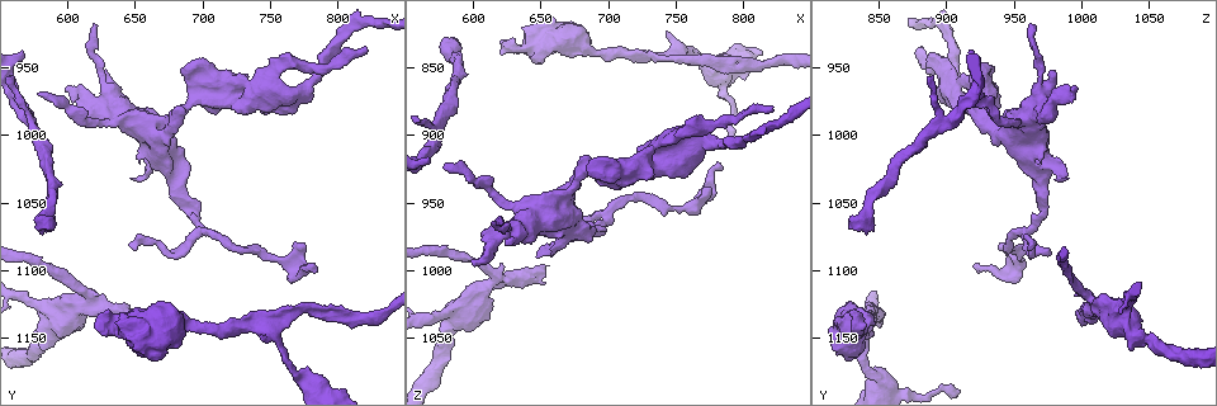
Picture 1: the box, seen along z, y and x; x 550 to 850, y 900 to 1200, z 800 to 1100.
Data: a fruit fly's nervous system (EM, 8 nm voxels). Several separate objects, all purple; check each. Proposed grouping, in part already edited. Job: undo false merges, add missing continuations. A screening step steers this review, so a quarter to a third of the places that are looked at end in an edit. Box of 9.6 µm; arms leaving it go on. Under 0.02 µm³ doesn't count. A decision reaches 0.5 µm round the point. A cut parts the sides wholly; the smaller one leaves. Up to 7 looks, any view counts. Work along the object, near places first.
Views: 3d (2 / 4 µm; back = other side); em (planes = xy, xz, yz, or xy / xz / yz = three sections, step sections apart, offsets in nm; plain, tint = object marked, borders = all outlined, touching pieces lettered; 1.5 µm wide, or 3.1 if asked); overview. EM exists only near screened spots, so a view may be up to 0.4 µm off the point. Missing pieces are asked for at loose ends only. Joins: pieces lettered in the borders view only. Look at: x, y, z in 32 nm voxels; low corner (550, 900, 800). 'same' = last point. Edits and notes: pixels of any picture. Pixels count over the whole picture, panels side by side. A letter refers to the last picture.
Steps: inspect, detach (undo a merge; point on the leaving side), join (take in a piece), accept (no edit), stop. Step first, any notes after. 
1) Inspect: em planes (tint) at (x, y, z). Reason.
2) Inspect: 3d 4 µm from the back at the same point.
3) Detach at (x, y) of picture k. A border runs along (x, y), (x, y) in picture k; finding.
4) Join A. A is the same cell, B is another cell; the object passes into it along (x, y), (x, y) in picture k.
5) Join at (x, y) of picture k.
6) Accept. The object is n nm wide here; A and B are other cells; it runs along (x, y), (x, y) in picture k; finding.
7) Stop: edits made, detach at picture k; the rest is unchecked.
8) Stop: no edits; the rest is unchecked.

Inspect: 3d 4 µm at (702, 1070, 962). Side arm on a straight run.

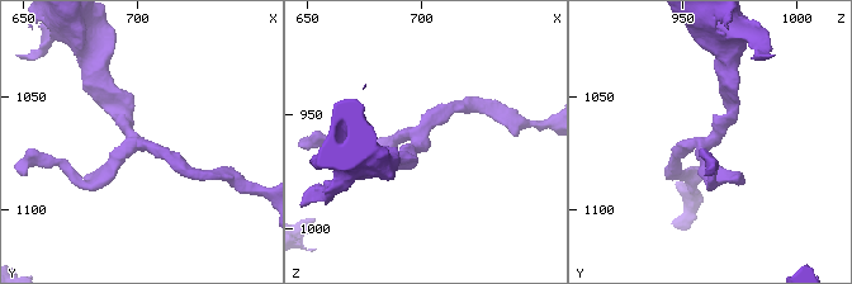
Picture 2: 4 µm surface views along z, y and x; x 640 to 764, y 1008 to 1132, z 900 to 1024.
Inspect: em planes (tint) at (702, 1071, 961). 3 arms meet here; the arms are 180, 180, 190 nm wide; now the EM.

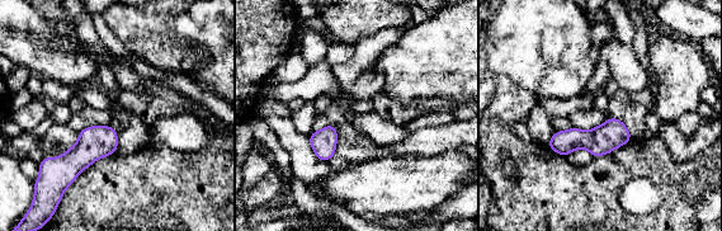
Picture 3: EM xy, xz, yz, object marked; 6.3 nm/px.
Inspect: em planes (borders) at the same point.

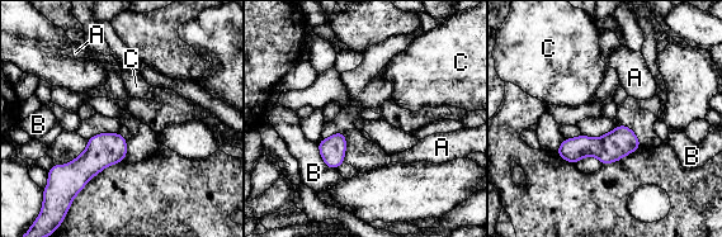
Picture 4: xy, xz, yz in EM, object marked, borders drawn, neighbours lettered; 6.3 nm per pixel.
Accept. A, B and C are other cells; continuous, no second cell.

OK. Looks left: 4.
Inspect: em yz step 4 (borders) at (598, 966, 994). An open end.

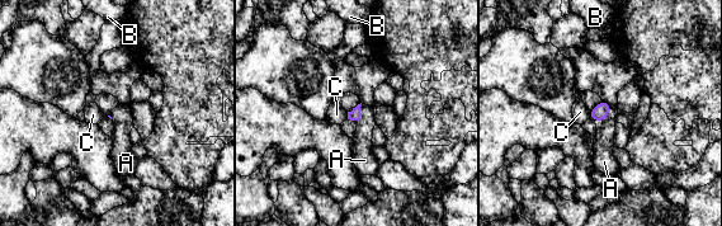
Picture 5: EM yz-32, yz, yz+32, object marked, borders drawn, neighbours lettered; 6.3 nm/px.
Inspect: em planes (borders) at the same point. Cut it another way.

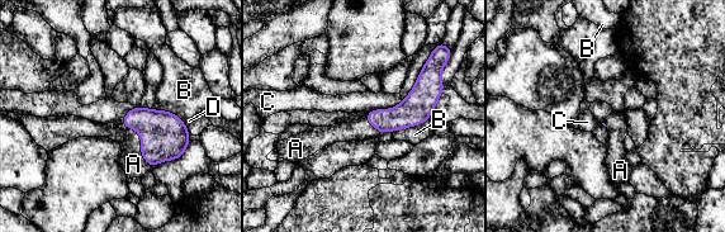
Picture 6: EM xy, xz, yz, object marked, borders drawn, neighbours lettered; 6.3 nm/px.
Join A. A is the same cell, B, C and D are other cells; the object passes into it along (164, 136), (141, 138), (133, 164) in picture 6; it goes on there.

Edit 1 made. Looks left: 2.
Stop: edits made, join at picture 6; the rest is unchecked.

